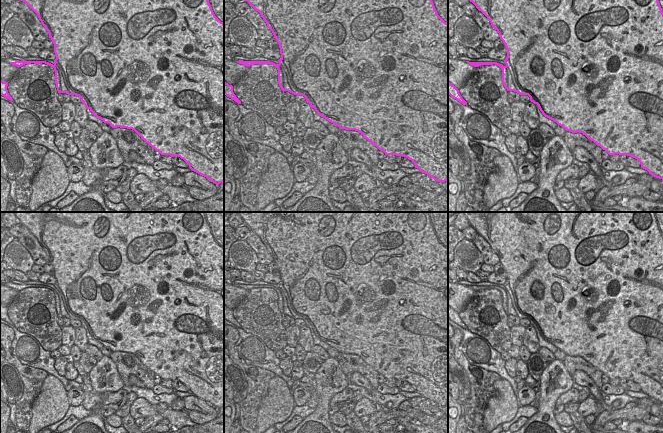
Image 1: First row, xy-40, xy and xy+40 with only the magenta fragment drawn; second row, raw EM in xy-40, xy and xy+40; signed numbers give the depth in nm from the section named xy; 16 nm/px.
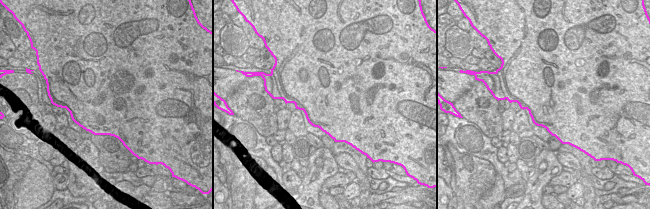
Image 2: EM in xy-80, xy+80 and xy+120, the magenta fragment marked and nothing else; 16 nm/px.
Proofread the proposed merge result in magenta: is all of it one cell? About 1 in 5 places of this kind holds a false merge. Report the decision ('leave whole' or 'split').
split

